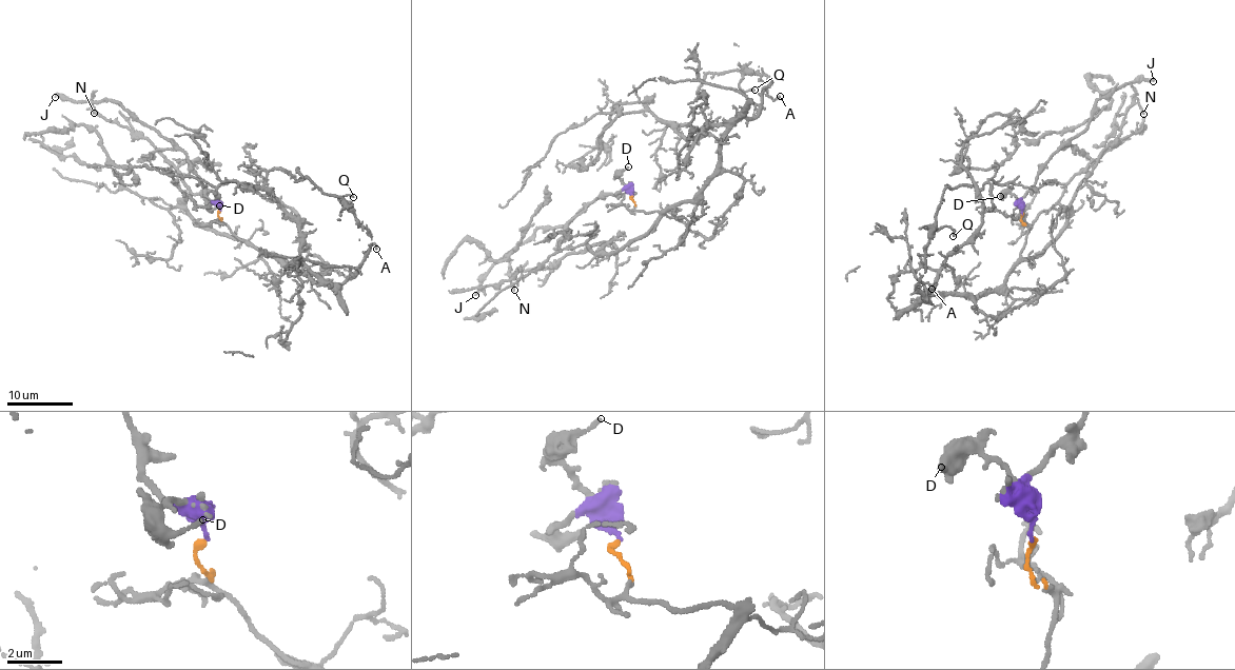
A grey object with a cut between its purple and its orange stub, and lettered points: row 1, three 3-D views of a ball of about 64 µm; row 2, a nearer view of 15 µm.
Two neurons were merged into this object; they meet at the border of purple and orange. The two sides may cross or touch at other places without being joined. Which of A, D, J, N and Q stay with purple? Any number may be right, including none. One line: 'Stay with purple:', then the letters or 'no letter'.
Stay with purple: D, J

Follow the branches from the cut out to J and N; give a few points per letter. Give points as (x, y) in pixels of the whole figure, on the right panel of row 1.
J: (1021, 213), (1021, 199), (1025, 193), (1054, 153), (1084, 131), (1097, 101), (1123, 83), (1148, 78), (1153, 81)
N: (1021, 214), (1028, 229), (1023, 258), (1058, 237), (1071, 201), (1124, 114), (1134, 103), (1144, 114)

